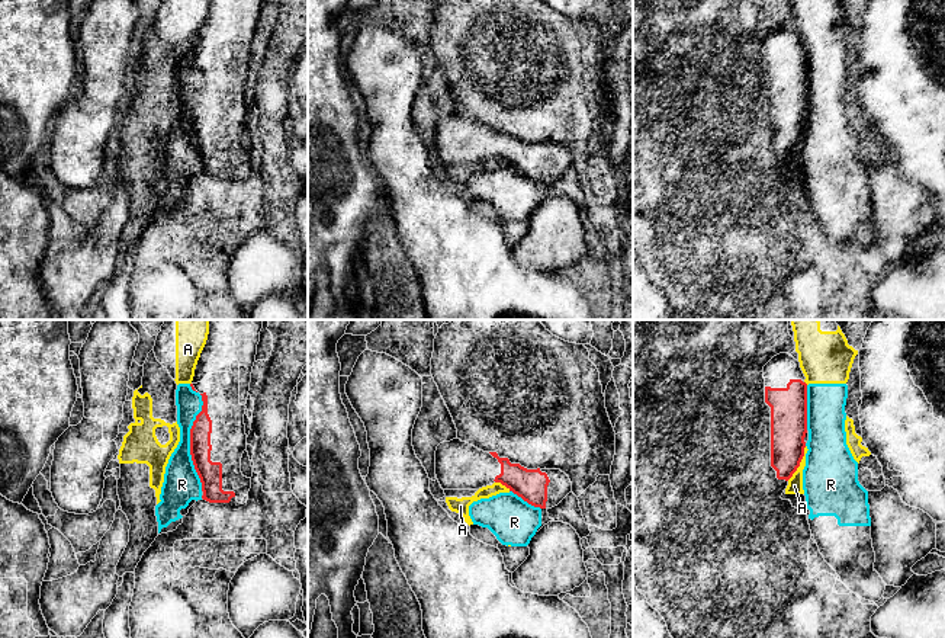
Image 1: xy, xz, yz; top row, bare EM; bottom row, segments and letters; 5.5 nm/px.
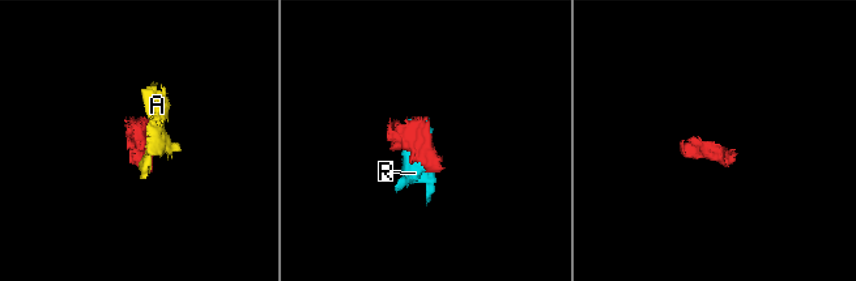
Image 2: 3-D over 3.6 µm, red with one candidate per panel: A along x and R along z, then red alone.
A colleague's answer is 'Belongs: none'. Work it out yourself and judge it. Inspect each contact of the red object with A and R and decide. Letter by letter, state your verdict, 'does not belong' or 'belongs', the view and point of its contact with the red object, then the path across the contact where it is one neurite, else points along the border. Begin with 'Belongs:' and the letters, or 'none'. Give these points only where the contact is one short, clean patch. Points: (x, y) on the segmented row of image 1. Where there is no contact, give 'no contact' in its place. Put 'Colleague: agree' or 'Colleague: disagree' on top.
Colleague: agree
Belongs: none
A: does not belong | yz (799, 464)
R: does not belong | xy (190, 442)

